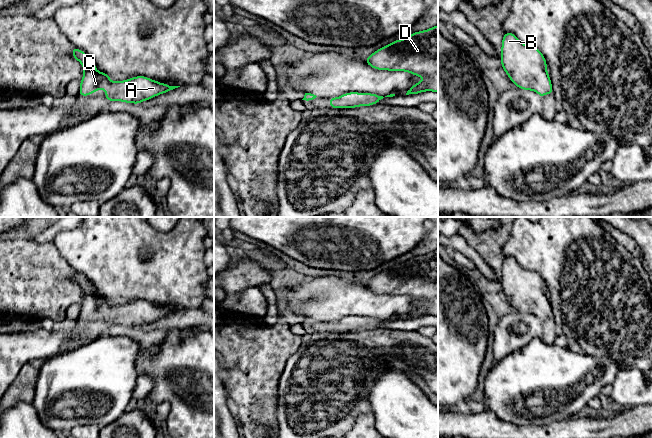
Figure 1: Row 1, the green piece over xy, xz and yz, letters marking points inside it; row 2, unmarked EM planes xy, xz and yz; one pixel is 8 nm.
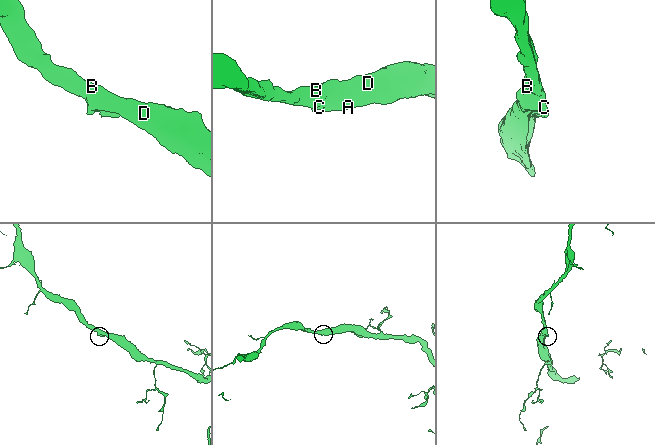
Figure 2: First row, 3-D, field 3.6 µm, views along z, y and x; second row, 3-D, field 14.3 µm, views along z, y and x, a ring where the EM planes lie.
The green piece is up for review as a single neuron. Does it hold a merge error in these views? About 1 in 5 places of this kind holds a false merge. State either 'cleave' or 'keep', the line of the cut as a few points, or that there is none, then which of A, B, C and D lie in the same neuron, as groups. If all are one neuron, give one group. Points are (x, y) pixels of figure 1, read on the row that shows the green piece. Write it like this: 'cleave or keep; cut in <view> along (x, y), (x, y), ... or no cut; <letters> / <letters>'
keep; no cut; A B C D

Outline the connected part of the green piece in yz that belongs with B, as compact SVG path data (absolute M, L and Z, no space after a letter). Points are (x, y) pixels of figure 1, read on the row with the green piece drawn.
M511 32L504 33L502 39L501 65L516 87L535 91L541 98L545 94L554 94L544 55L536 47L523 44Z

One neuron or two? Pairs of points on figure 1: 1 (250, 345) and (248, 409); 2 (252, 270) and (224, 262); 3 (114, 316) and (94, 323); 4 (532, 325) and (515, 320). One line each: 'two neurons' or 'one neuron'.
1: one neuron
2: two neurons
3: one neuron
4: one neuron

